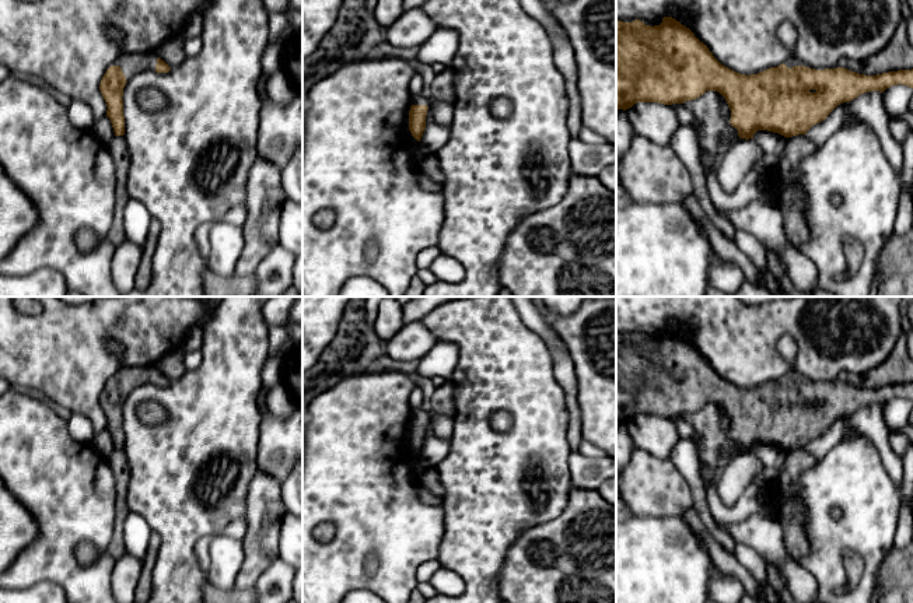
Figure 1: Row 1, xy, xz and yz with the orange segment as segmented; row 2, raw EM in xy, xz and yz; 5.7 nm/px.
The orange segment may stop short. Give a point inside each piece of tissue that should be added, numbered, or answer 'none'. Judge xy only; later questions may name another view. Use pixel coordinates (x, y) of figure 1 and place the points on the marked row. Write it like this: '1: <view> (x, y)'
1: xy (130, 63)

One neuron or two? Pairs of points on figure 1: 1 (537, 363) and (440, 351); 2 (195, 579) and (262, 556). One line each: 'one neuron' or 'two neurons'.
1: two neurons
2: two neurons

